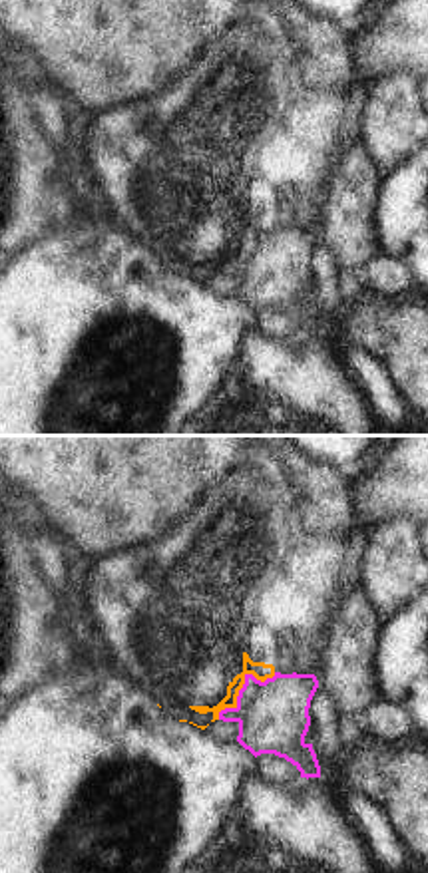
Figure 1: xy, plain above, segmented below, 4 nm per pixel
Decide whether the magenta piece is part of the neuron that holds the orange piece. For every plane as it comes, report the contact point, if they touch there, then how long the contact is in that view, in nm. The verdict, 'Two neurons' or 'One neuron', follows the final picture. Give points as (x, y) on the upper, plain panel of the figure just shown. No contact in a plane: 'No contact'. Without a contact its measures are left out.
Touches orange at (241, 241). Shared border 300 nm

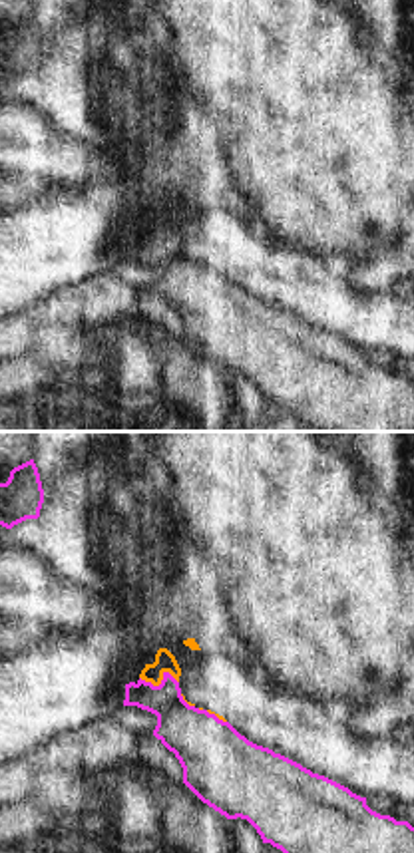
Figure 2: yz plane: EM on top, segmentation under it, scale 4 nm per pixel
Touches orange at (160, 235). Shared border 160 nm

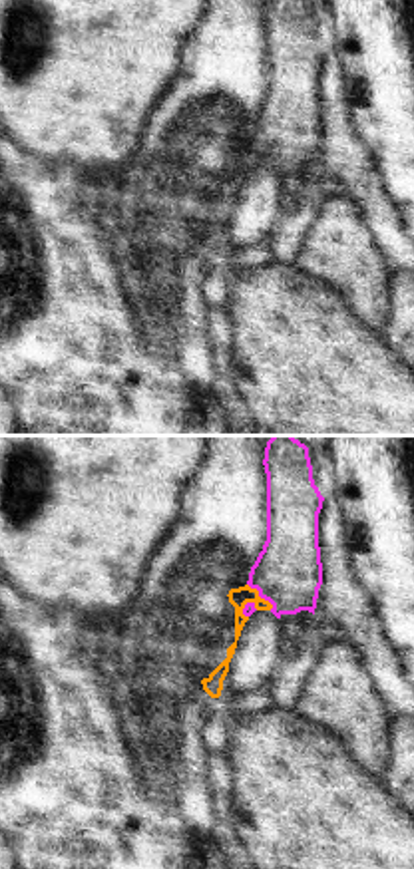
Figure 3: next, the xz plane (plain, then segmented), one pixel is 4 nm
Touches orange at (257, 150). Shared border 150 nm

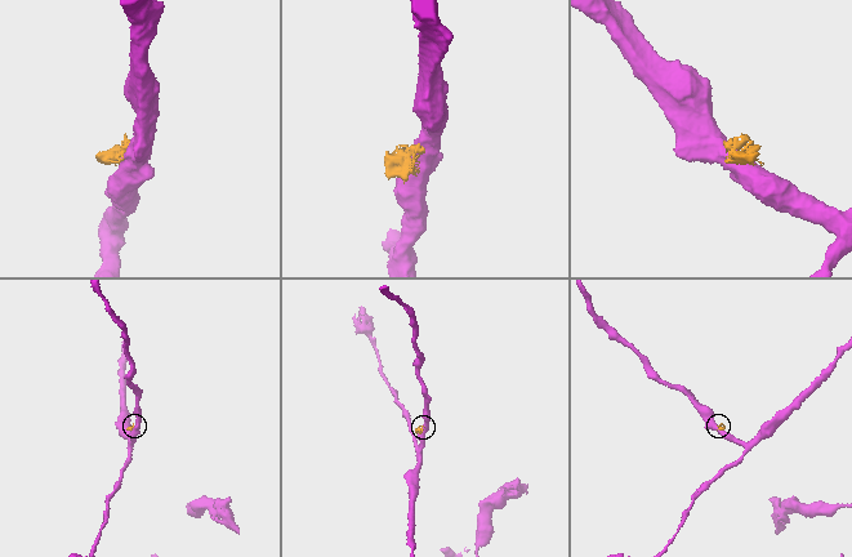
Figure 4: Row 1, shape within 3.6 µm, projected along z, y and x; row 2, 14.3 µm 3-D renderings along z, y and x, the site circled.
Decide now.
Two neurons

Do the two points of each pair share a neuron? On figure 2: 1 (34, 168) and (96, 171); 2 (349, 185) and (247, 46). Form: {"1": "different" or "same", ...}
{"1": "same", "2": "same"}

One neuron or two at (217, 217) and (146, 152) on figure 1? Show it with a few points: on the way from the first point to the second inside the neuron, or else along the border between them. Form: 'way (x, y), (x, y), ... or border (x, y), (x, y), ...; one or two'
way (200, 207), (164, 170); one

